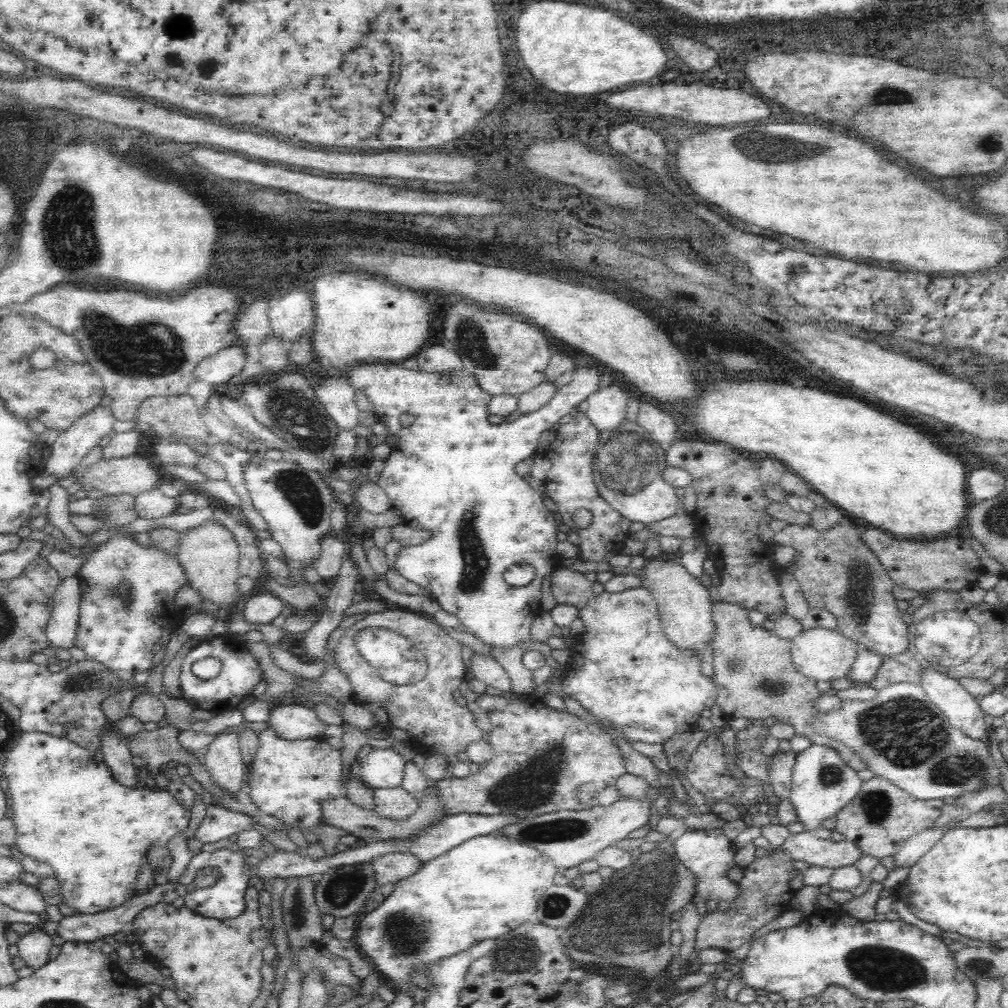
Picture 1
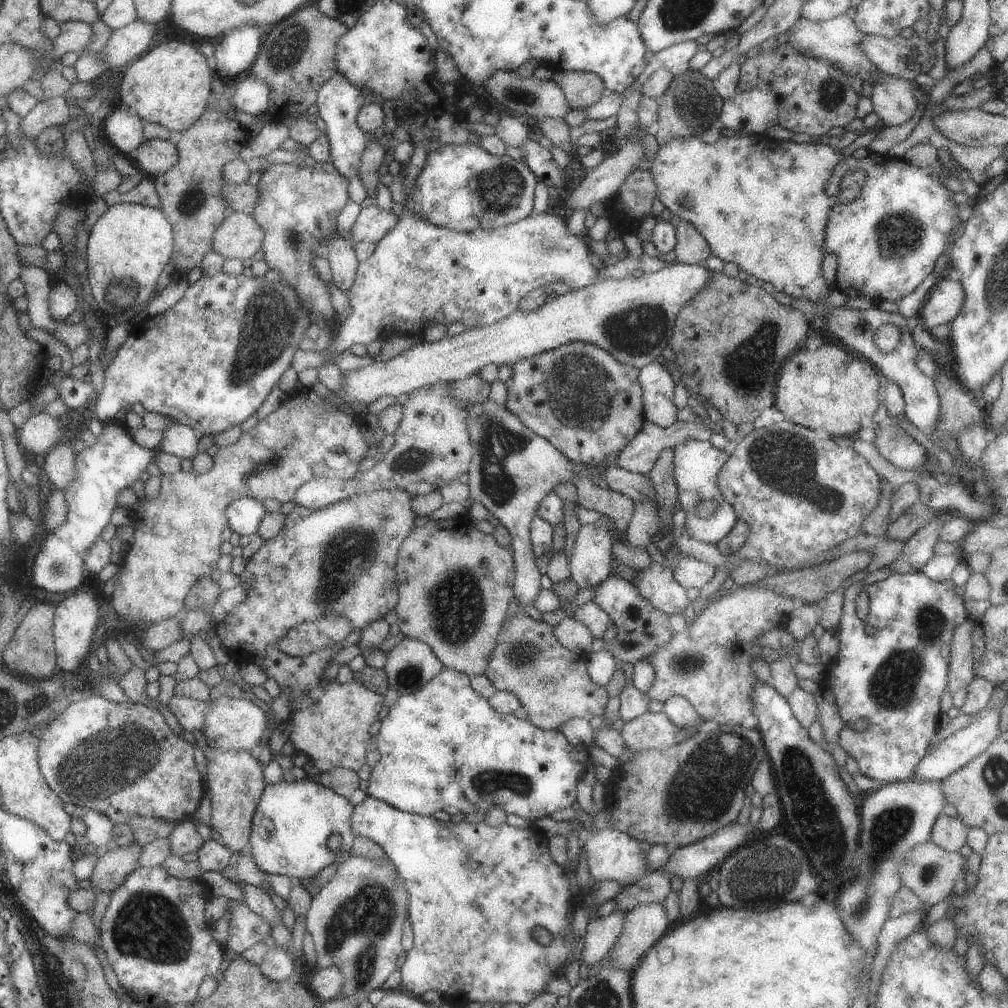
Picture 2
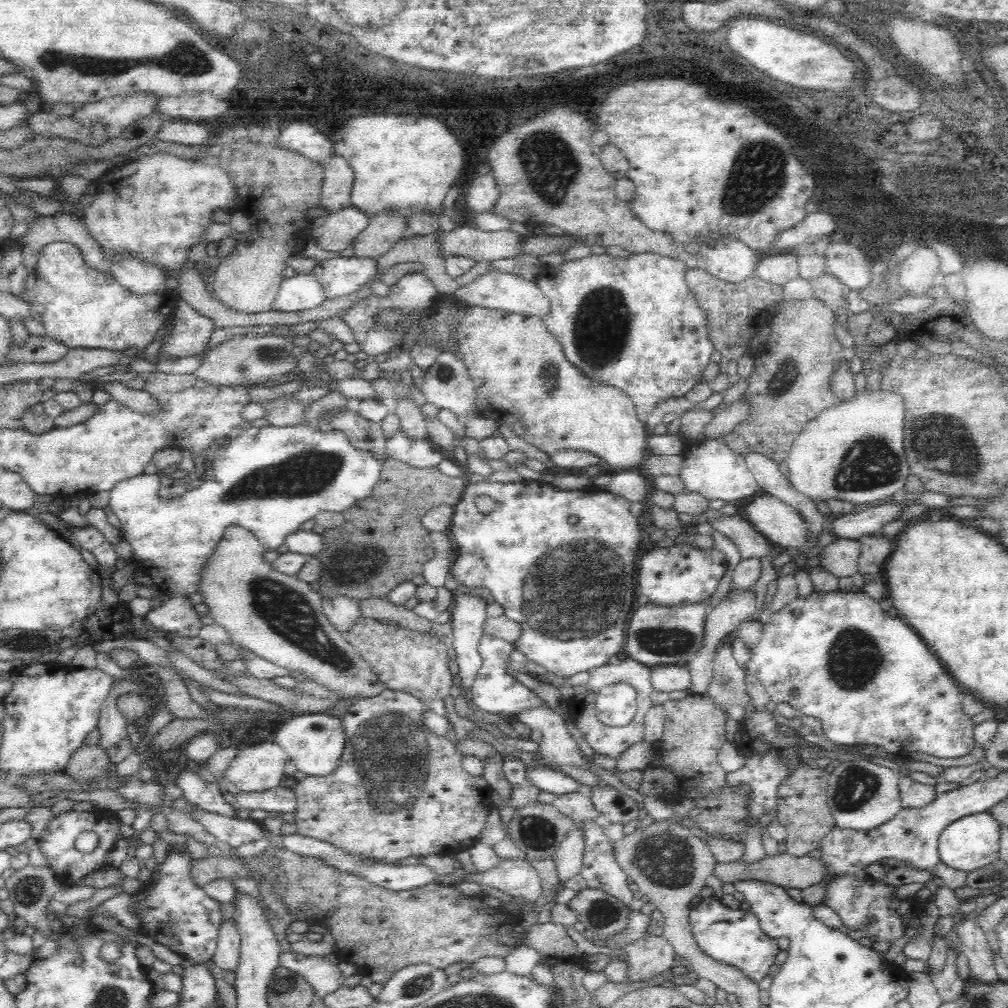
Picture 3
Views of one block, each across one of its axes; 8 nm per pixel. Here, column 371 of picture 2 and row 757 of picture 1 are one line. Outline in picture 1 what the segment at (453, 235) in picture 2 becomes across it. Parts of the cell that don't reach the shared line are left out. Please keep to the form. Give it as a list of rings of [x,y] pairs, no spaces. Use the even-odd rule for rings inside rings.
[[[266,724],[258,732],[258,742],[247,768],[248,780],[246,780],[246,785],[250,789],[247,793],[250,803],[262,814],[275,818],[280,824],[283,824],[287,836],[290,836],[292,840],[302,842],[298,830],[306,830],[306,828],[310,829],[320,825],[325,803],[343,795],[343,784],[340,780],[342,766],[341,752],[334,750],[328,742],[319,738],[284,739],[278,736],[270,724]]]

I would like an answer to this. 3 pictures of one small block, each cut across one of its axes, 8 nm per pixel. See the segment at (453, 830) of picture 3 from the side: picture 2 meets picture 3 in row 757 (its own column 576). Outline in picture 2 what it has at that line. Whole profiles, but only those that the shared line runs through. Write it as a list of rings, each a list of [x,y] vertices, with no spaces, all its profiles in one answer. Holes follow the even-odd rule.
[[[567,342],[567,344],[555,346],[555,348],[551,348],[551,350],[539,352],[539,354],[535,354],[535,356],[517,360],[517,362],[513,362],[510,367],[512,370],[511,378],[504,384],[507,393],[507,398],[505,398],[504,403],[505,408],[507,408],[525,428],[528,428],[533,434],[547,440],[555,450],[558,450],[570,462],[599,467],[603,464],[606,456],[609,454],[618,454],[625,444],[627,444],[643,426],[642,392],[637,380],[638,370],[631,368],[631,366],[625,366],[625,364],[619,364],[609,352],[605,352],[602,348],[595,346],[595,344],[587,344],[587,342]]]

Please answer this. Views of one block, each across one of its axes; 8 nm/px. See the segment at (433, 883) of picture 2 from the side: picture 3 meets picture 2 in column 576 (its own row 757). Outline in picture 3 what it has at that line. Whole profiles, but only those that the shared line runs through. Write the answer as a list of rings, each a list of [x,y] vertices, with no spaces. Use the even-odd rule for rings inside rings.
[[[846,590],[812,592],[806,598],[796,598],[794,602],[786,604],[778,612],[773,612],[770,621],[762,626],[762,634],[759,644],[754,648],[751,659],[747,664],[747,673],[755,677],[766,689],[770,701],[776,705],[788,704],[798,711],[799,716],[812,716],[818,718],[824,729],[824,738],[836,745],[852,746],[860,744],[872,744],[878,748],[884,748],[892,754],[903,754],[906,756],[910,752],[924,752],[930,756],[938,758],[960,758],[969,754],[974,748],[974,739],[972,739],[974,722],[962,711],[963,694],[961,688],[956,682],[944,672],[936,656],[926,648],[923,639],[916,636],[916,632],[906,626],[900,618],[894,614],[886,614],[880,609],[878,601],[868,596],[866,592],[851,593]],[[796,688],[796,696],[790,696],[790,690]]]

